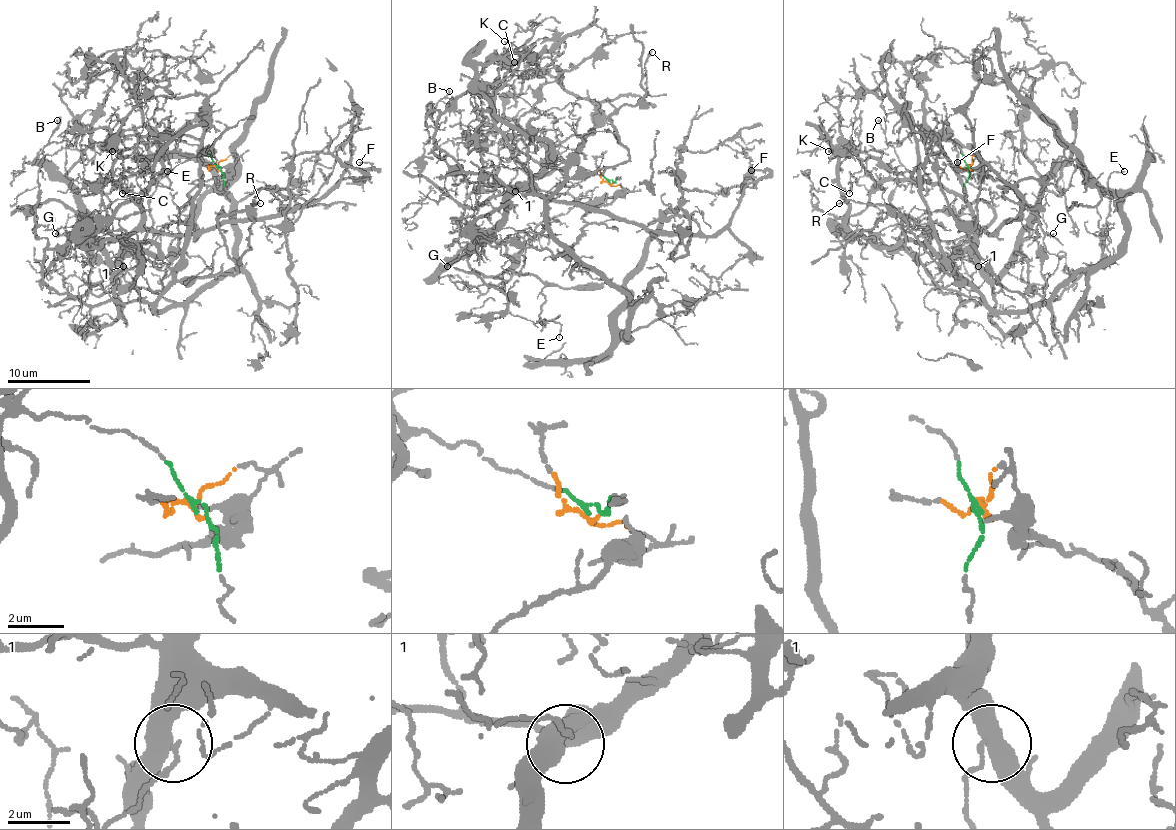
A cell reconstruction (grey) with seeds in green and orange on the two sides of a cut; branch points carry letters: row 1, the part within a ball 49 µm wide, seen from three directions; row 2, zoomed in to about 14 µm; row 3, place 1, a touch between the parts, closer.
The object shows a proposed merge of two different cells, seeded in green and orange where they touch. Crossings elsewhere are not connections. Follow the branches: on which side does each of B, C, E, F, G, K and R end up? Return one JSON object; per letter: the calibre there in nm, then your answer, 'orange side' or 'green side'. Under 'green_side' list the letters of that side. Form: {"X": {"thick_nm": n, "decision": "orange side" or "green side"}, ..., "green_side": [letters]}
{"B": {"thick_nm": 110, "decision": "orange side"}, "C": {"thick_nm": 70, "decision": "green side"}, "E": {"thick_nm": 100, "decision": "green side"}, "F": {"thick_nm": 110, "decision": "green side"}, "G": {"thick_nm": 120, "decision": "green side"}, "K": {"thick_nm": 120, "decision": "green side"}, "R": {"thick_nm": 140, "decision": "orange side"}, "green_side": ["C", "E", "F", "G", "K"]}

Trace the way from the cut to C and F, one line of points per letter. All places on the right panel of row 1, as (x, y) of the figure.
C: (968, 169), (958, 146), (941, 140), (939, 148), (964, 193), (865, 175), (848, 193)
F: (968, 169), (956, 144), (939, 142), (991, 235), (1020, 214), (1022, 197), (985, 162), (958, 162)

